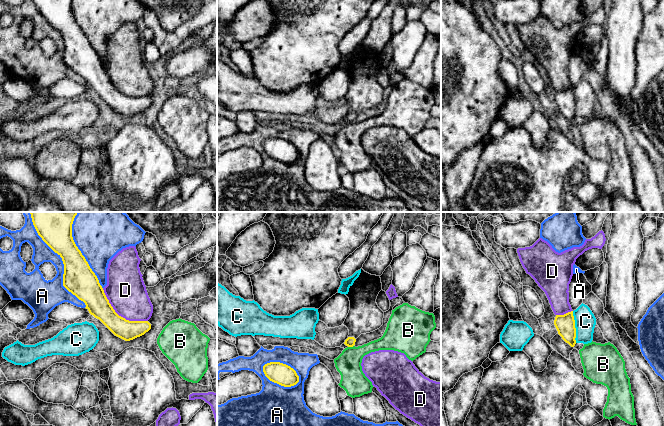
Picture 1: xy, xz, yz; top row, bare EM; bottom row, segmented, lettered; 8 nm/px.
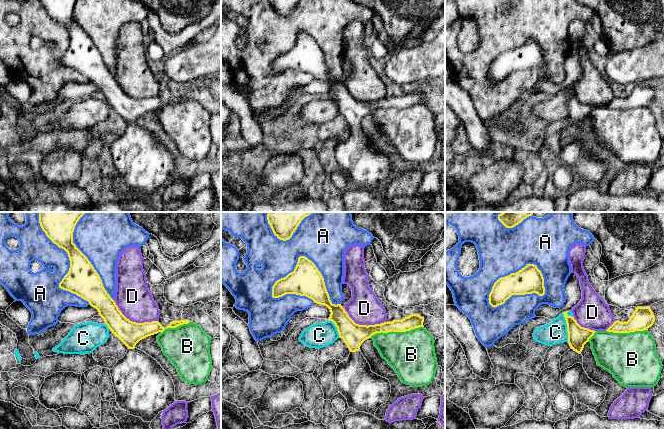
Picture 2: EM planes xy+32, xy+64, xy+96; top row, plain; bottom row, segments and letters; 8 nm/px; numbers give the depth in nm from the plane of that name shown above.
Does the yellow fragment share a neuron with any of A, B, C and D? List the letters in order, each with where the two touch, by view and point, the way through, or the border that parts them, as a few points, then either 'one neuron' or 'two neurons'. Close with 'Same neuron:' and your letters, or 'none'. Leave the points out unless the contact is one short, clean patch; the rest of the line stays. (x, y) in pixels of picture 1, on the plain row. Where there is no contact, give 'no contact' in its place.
A: meets yellow in xy at (64, 43); two neurons
B: meets yellow in xz at (350, 122); two neurons
C: meets yellow in yz at (574, 103); two neurons
D: meets yellow in xy at (120, 92); two neurons
Same neuron: none

